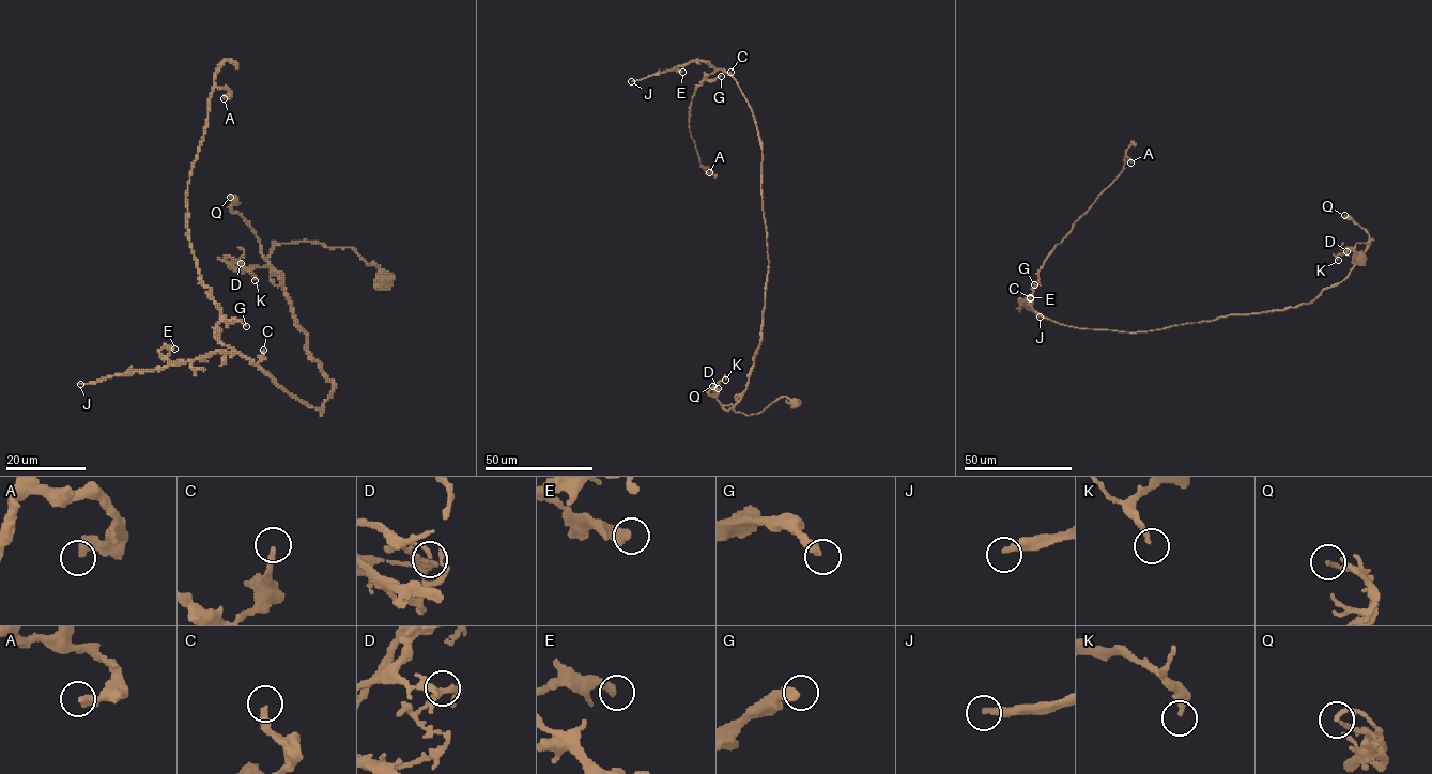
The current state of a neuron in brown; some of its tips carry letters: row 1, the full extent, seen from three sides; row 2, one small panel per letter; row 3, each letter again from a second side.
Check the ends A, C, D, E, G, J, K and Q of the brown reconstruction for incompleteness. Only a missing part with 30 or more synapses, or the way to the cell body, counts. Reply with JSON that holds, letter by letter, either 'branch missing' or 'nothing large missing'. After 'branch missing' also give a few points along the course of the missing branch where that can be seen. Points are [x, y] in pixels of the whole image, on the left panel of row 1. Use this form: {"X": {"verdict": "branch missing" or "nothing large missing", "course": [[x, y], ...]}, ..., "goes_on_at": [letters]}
{"A": {"verdict": "nothing large missing"}, "C": {"verdict": "nothing large missing"}, "D": {"verdict": "nothing large missing"}, "E": {"verdict": "nothing large missing"}, "G": {"verdict": "nothing large missing"}, "J": {"verdict": "branch missing"}, "K": {"verdict": "nothing large missing"}, "Q": {"verdict": "nothing large missing"}, "goes_on_at": ["J"]}

